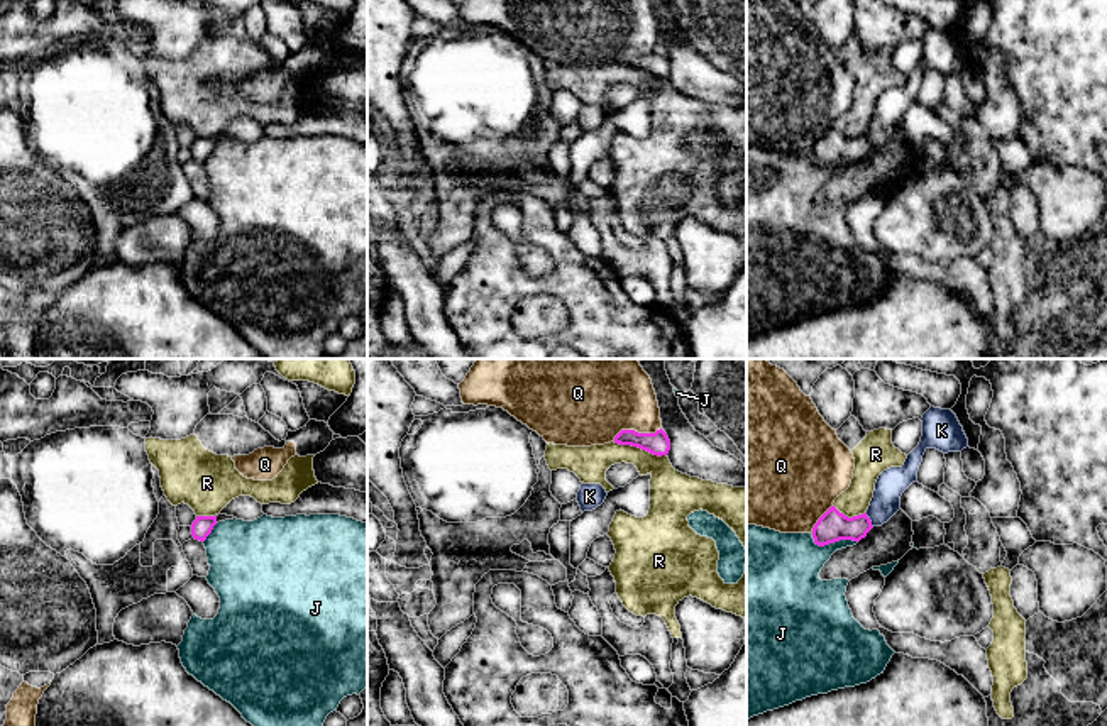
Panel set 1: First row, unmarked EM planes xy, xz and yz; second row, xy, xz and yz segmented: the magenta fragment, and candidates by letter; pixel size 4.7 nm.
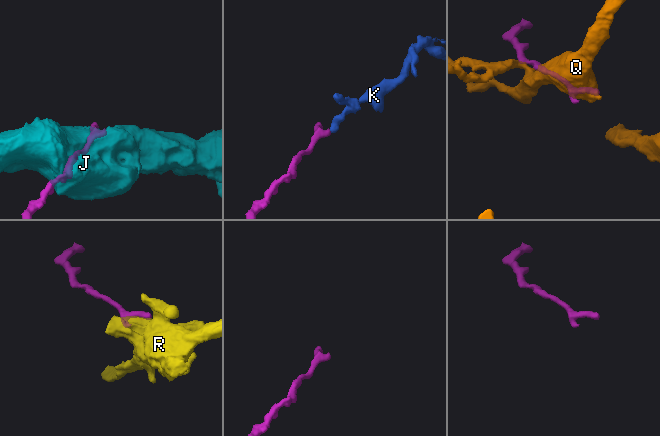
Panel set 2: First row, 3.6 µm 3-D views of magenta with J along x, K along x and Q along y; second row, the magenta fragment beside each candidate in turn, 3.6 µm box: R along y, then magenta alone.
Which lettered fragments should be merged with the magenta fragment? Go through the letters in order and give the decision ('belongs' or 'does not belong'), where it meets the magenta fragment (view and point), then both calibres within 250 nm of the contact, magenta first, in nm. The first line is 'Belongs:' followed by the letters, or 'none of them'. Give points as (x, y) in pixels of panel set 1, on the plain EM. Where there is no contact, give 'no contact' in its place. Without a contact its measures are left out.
Belongs: none of them
J: does not belong; contact yz (831, 163); calibres 150 and 320 nm
K: does not belong; contact yz (869, 141); calibres 150 and 140 nm
Q: does not belong; contact xz (635, 53); calibres 110 and 320 nm
R: does not belong; contact xz (640, 68); calibres 110 and 190 nm

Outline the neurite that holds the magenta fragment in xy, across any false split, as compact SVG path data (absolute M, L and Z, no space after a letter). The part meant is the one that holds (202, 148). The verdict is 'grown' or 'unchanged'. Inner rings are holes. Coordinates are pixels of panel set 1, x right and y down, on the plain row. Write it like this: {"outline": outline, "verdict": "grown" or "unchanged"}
{"outline": "M196 137L191 146L191 156L195 161L205 162L217 146L217 137Z", "verdict": "unchanged"}

